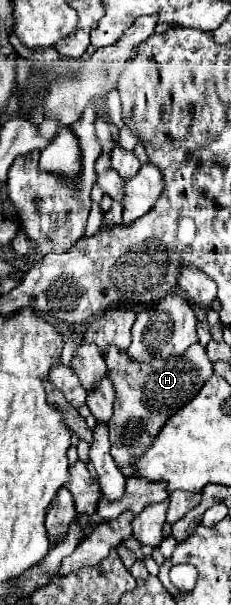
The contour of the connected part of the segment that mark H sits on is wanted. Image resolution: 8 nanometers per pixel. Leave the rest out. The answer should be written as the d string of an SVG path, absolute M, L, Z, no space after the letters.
M194 343L194 347L190 347L190 351L182 355L182 359L154 359L150 363L138 363L130 359L126 351L108 347L104 361L116 389L114 415L108 423L112 457L120 471L130 477L136 473L134 463L150 449L166 421L202 389L202 383L212 377L214 369L206 357L206 347L202 347L200 343Z

